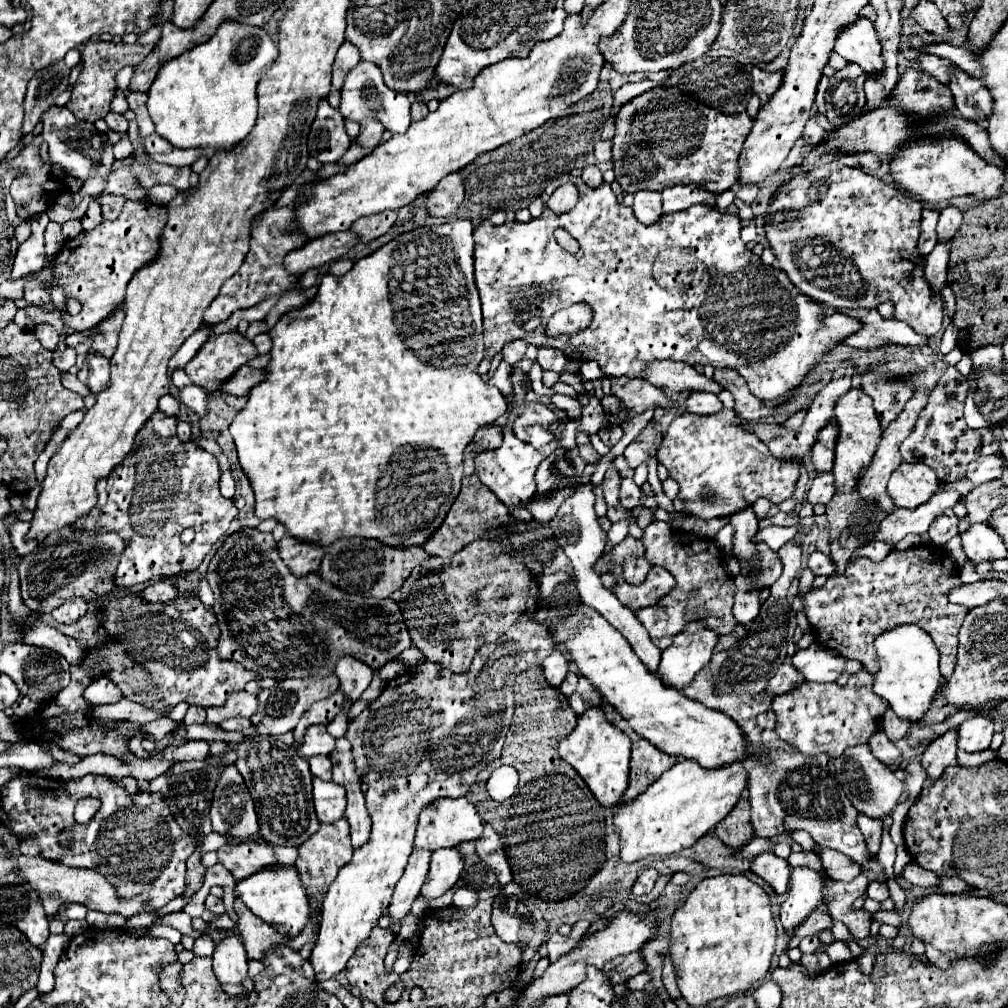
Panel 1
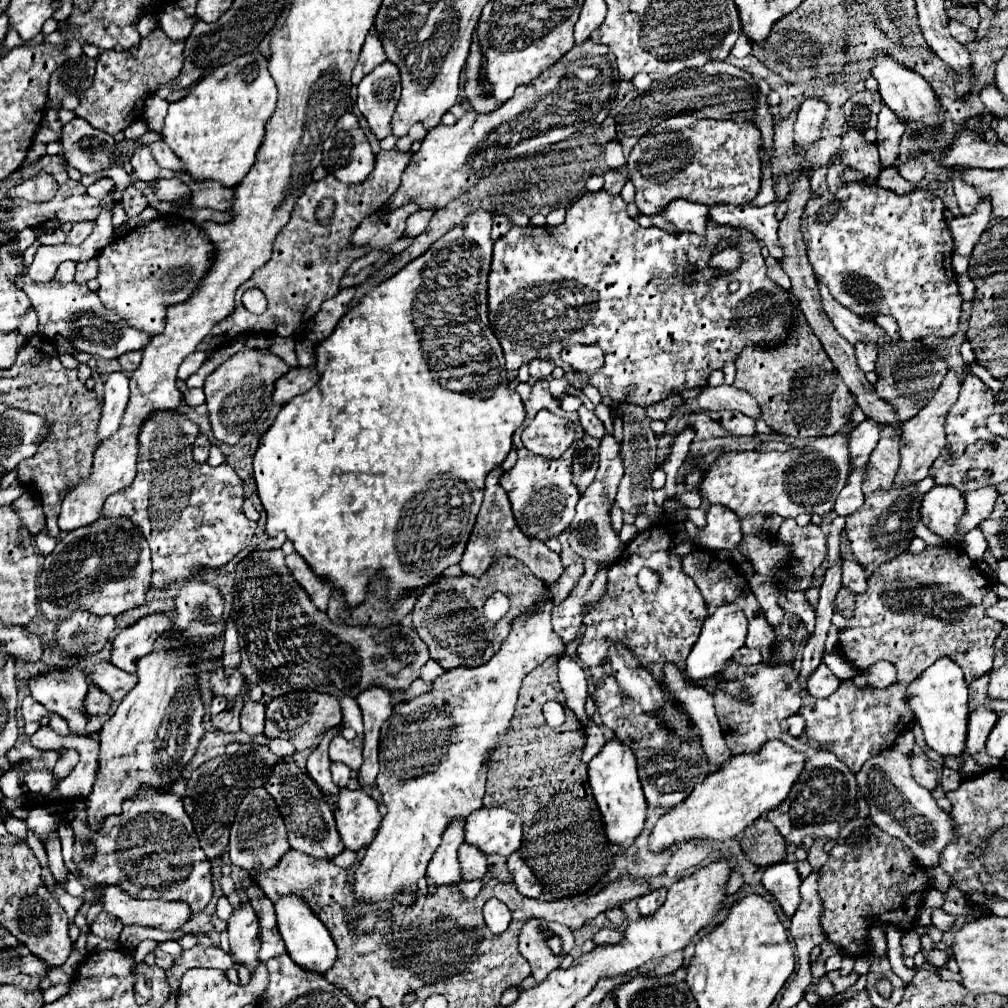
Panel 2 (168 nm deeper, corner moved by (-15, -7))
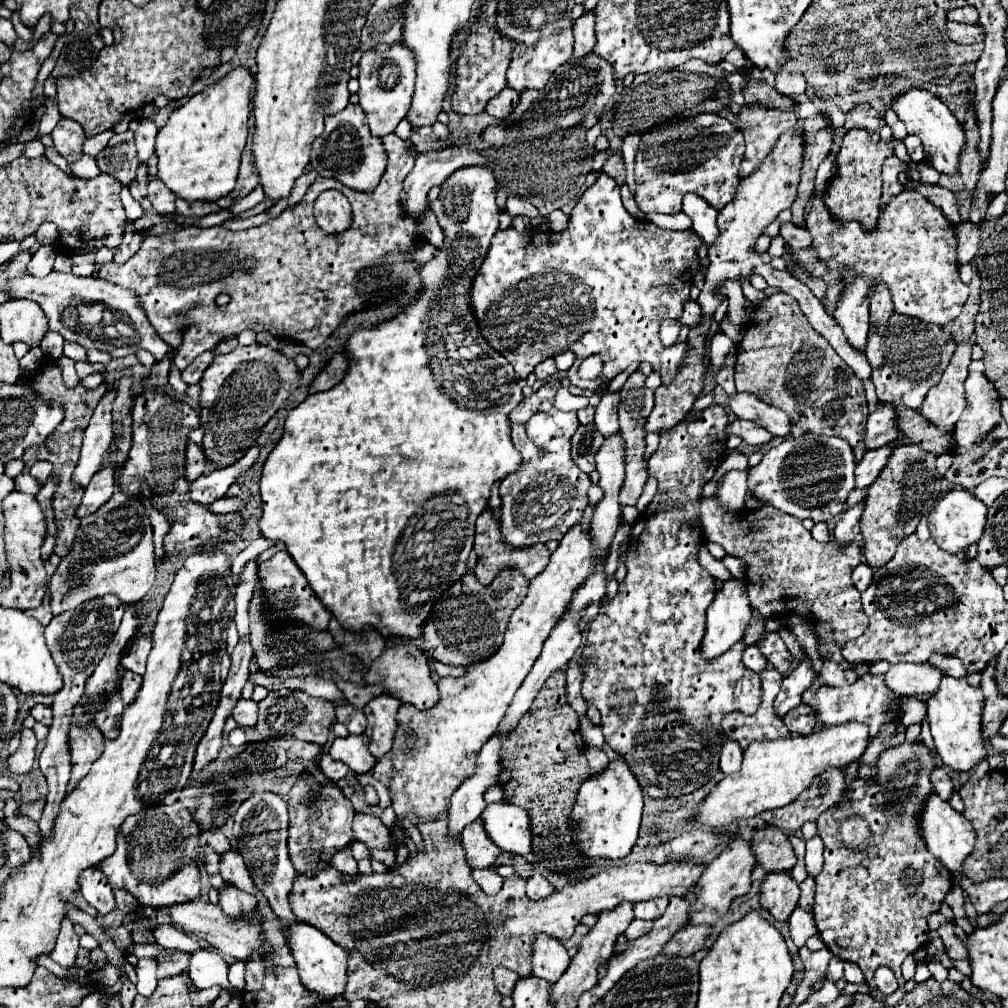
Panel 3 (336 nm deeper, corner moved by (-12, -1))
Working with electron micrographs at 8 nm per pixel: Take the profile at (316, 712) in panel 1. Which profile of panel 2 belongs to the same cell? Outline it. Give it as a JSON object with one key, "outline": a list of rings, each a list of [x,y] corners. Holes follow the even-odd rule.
{"outline":[[[335,726],[327,732],[323,732],[321,736],[321,742],[319,746],[315,746],[309,754],[309,760],[307,760],[307,774],[319,784],[319,788],[325,792],[325,796],[329,796],[329,804],[333,806],[335,800],[337,800],[337,792],[339,792],[339,786],[333,784],[331,780],[331,772],[329,772],[329,766],[331,766],[331,760],[327,756],[327,744],[329,740],[335,736],[335,734],[341,734],[343,726]]]}

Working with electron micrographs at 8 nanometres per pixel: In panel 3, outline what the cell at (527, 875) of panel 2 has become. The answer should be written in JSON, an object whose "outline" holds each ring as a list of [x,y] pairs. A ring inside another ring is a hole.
{"outline":[[[534,870],[534,874],[526,882],[526,894],[532,900],[542,900],[542,898],[554,894],[554,886],[538,870]]]}

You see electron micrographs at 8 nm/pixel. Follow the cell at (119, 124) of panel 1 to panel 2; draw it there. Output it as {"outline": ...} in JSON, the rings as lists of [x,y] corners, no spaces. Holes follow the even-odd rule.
{"outline":[[[137,144],[135,146],[135,156],[131,156],[131,166],[137,172],[137,178],[143,182],[155,182],[159,174],[159,166],[155,164],[155,158],[151,156],[149,146]]]}

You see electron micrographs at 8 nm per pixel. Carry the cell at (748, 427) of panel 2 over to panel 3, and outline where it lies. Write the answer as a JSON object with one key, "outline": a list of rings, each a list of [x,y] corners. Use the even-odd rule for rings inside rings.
{"outline":[[[736,420],[728,426],[728,436],[736,434],[740,436],[746,444],[750,446],[762,446],[762,444],[768,444],[774,436],[768,434],[768,430],[764,430],[762,426],[756,426],[754,422],[748,422],[748,420]]]}

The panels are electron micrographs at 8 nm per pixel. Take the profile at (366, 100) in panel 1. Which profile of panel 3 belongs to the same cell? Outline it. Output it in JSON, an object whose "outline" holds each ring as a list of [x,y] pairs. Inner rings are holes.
{"outline":[[[402,42],[380,44],[374,50],[362,54],[358,68],[360,68],[360,76],[358,76],[360,106],[366,112],[372,134],[382,138],[394,132],[400,120],[404,120],[410,110],[414,84],[416,84],[416,58],[412,58],[412,50],[408,50]]]}

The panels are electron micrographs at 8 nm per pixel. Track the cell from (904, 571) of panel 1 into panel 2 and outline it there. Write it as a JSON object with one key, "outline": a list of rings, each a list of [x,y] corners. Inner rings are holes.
{"outline":[[[939,544],[927,546],[921,554],[903,552],[895,560],[881,564],[867,580],[867,590],[855,596],[855,610],[847,618],[847,626],[839,630],[839,652],[859,670],[873,666],[879,660],[891,662],[897,668],[899,684],[909,684],[937,658],[949,656],[963,668],[967,682],[973,682],[991,670],[993,640],[1003,628],[999,620],[985,614],[995,602],[997,596],[993,592],[993,582],[981,574],[977,562],[973,562],[963,548]]]}

